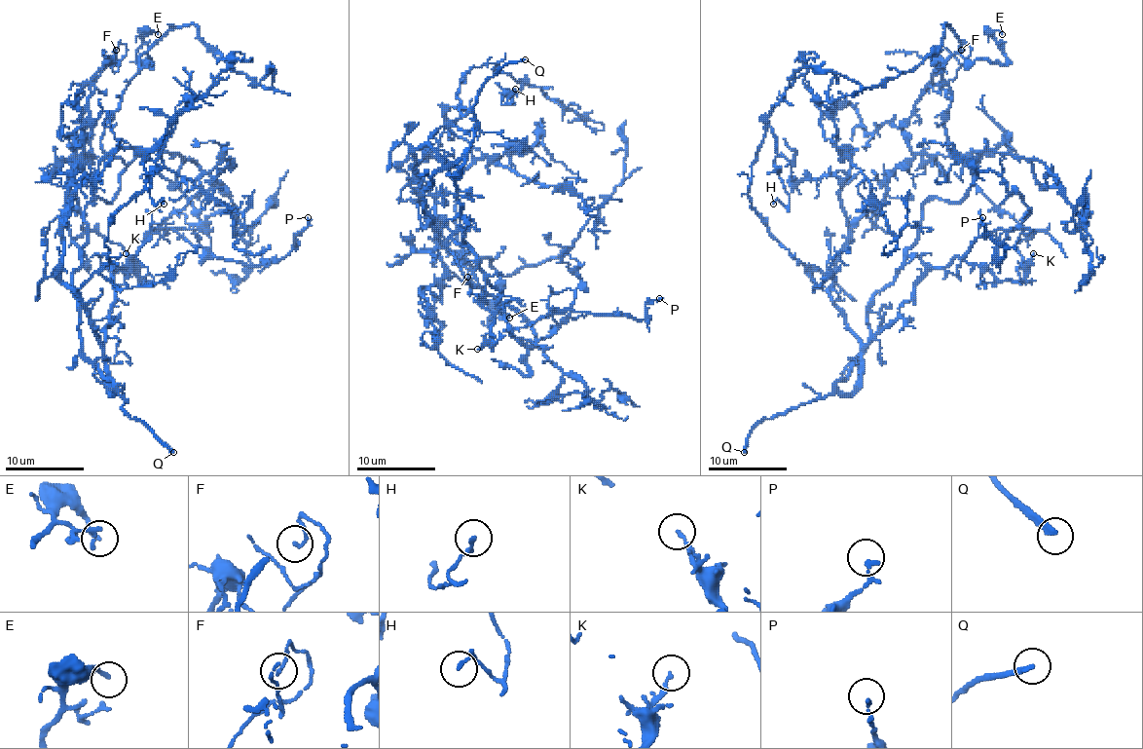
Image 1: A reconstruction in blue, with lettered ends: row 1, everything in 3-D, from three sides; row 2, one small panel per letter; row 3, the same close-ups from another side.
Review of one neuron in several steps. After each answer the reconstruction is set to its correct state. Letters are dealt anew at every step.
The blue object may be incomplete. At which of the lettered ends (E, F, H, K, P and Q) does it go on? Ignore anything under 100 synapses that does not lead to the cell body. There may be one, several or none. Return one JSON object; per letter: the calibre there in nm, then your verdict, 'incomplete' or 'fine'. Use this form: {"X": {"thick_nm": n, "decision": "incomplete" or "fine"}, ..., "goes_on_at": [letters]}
{"E": {"thick_nm": 140, "decision": "fine"}, "F": {"thick_nm": 120, "decision": "fine"}, "H": {"thick_nm": 170, "decision": "fine"}, "K": {"thick_nm": 150, "decision": "fine"}, "P": {"thick_nm": 180, "decision": "fine"}, "Q": {"thick_nm": 240, "decision": "incomplete"}, "goes_on_at": ["Q"]}

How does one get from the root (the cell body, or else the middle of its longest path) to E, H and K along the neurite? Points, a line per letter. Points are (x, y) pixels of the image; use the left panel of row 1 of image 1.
E: (73, 292), (85, 207), (110, 202), (126, 167), (100, 136), (138, 59), (150, 61), (136, 50), (158, 34)
H: (73, 292), (81, 352), (108, 365), (77, 290), (108, 263), (108, 221), (169, 127), (150, 176), (164, 204)
K: (73, 292), (81, 352), (108, 365), (112, 273), (131, 257), (144, 280), (126, 253)

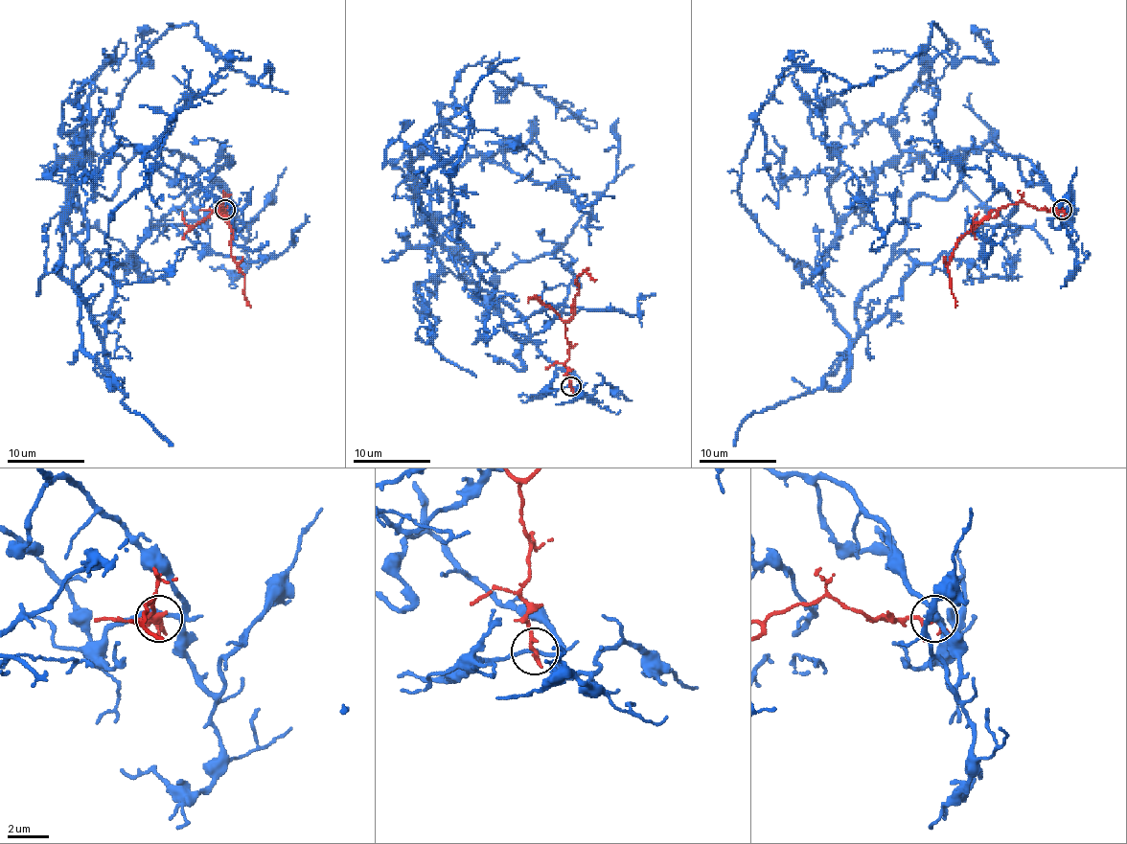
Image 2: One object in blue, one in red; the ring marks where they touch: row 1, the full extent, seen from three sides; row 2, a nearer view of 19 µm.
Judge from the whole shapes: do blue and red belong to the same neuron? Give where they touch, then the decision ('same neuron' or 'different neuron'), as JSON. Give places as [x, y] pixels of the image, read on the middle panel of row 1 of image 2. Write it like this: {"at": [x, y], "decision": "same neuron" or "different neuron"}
{"at": [570, 386], "decision": "different neuron"}

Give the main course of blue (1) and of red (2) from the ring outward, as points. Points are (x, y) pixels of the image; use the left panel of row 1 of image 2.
1: (225, 208), (153, 146), (95, 194), (80, 346), (110, 358), (61, 231), (114, 146), (268, 241)
2: (225, 210), (219, 210), (223, 202), (219, 204), (233, 234), (231, 257), (244, 276), (250, 307)

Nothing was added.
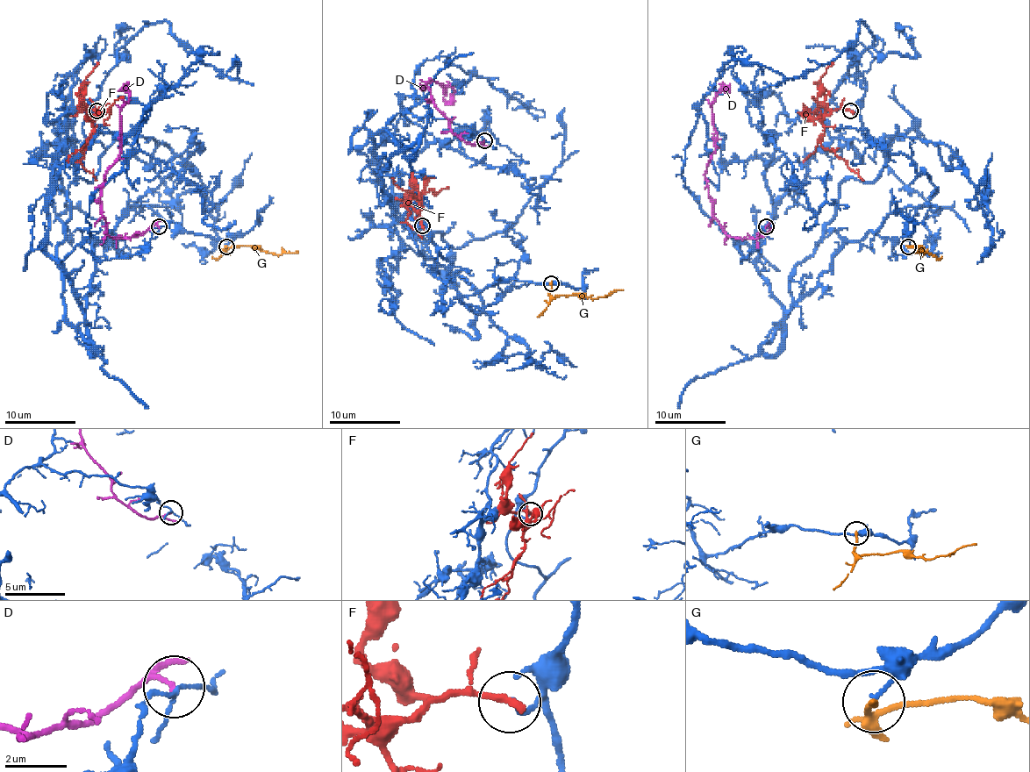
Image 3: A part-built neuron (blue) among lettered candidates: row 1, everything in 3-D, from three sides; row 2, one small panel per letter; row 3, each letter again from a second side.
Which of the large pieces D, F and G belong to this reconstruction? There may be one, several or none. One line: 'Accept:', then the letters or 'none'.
Accept: none

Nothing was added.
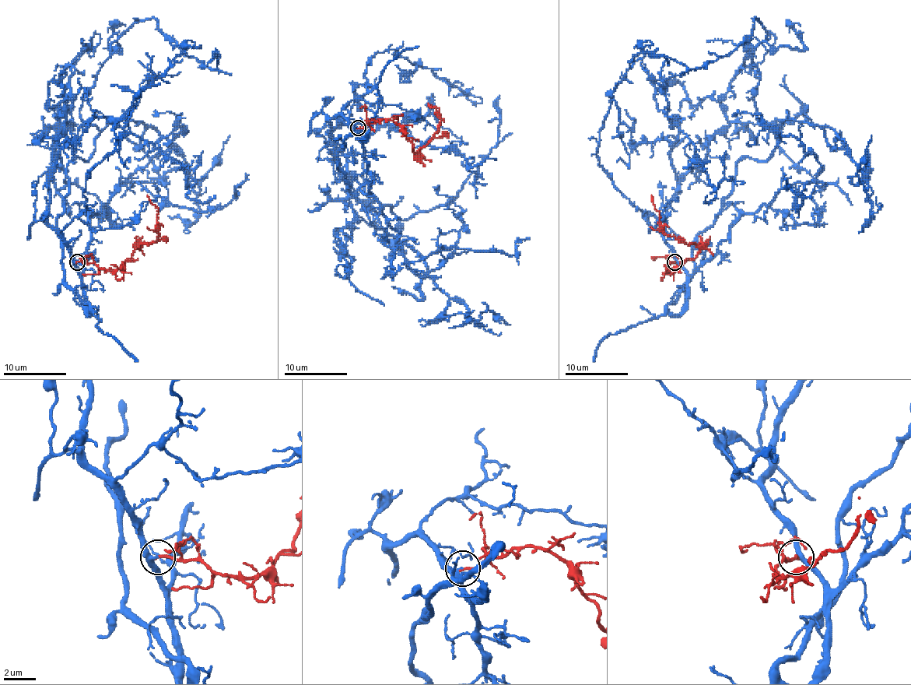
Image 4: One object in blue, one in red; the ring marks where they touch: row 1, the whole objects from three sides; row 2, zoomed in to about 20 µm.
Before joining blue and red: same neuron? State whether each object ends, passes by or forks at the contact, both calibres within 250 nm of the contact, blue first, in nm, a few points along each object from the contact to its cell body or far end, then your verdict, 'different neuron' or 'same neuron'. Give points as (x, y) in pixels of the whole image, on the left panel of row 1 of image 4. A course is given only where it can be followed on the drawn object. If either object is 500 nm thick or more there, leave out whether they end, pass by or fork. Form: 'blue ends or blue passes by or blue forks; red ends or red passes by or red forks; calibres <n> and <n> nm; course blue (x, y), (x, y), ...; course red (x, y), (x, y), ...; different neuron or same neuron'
blue passes by; red ends; calibres 240 and 180 nm; course blue (78, 261), (85, 292), (63, 280), (57, 219), (109, 47), (153, 18), (205, 67), (218, 51); course red (78, 261), (119, 269), (131, 260), (136, 249), (153, 243), (159, 234), (158, 209), (147, 195); same neuron

